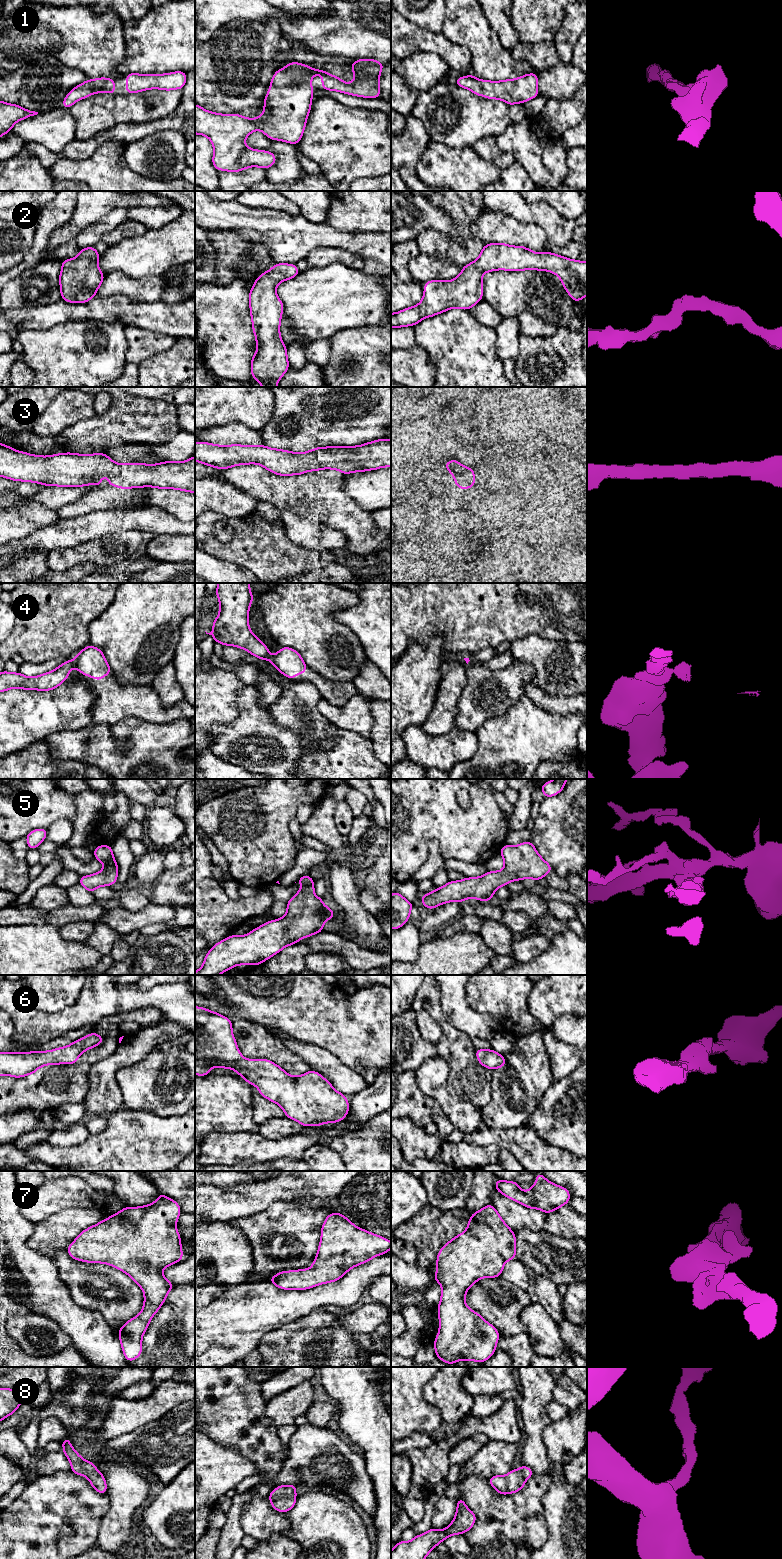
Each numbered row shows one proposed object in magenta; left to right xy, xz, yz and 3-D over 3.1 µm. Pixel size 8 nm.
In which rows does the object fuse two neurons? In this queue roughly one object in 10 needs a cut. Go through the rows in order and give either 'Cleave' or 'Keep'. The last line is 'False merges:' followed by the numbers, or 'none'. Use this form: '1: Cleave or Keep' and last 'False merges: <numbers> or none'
1: Keep
2: Keep
3: Keep
4: Cleave
5: Keep
6: Keep
7: Keep
8: Keep
False merges: 4

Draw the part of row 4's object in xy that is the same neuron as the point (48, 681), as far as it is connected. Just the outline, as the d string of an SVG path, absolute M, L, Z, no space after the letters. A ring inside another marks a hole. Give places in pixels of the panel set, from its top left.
M68 660L55 670L31 678L19 672L10 673L4 670L0 673L0 692L12 688L40 691L53 690L66 681L73 665L74 660Z

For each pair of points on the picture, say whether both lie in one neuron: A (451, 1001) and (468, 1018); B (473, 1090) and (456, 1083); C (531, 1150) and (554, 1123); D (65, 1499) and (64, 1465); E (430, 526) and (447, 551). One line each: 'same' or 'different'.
A: same
B: same
C: different
D: different
E: different

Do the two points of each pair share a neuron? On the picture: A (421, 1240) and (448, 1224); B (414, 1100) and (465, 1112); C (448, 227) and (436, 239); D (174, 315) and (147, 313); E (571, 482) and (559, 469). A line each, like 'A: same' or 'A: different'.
A: same
B: different
C: different
D: same
E: same

